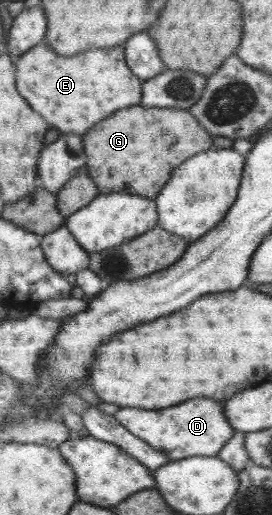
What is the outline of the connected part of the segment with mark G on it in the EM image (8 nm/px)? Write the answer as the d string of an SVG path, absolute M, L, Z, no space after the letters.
M143 105L115 111L115 115L99 121L85 133L86 166L56 193L57 209L67 219L99 194L111 192L131 192L155 199L173 169L191 155L211 149L213 138L189 111Z

